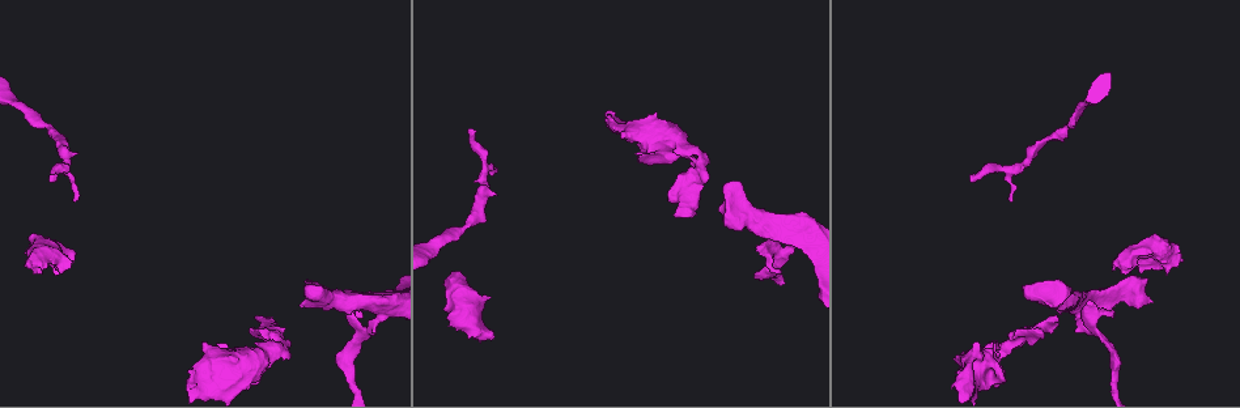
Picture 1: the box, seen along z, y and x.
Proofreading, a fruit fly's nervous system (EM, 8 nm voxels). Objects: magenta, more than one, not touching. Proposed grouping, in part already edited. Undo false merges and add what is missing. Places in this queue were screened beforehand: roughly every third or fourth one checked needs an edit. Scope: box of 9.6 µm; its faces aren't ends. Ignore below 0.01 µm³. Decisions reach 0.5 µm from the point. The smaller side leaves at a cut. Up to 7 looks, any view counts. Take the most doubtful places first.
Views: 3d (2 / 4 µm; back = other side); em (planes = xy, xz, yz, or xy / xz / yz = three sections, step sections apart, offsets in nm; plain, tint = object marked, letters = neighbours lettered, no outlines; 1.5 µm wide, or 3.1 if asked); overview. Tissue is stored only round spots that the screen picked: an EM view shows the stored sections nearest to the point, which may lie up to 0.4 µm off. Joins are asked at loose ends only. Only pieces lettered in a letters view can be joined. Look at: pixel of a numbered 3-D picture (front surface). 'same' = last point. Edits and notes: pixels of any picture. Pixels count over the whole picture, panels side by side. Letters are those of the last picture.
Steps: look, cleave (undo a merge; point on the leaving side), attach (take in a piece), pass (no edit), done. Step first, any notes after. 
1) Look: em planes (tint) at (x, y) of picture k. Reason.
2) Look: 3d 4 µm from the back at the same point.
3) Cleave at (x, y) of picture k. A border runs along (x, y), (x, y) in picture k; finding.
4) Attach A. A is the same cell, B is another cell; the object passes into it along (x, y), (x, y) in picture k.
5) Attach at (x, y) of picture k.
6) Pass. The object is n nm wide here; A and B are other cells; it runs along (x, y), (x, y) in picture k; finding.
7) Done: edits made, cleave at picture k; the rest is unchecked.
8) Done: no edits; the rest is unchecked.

Look: 3d 4 µm at (53, 176) of picture 1. An open end.

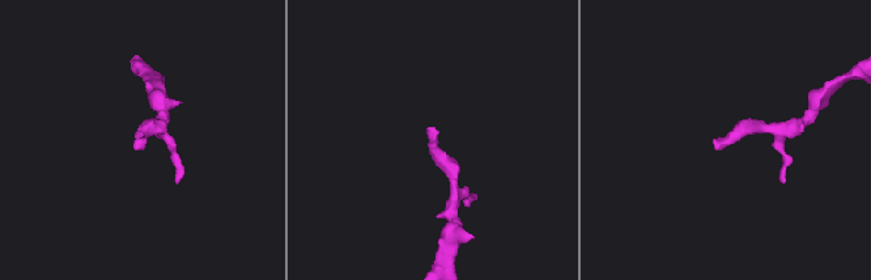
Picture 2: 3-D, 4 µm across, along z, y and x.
Look: em xy step 8 (letters) at (135, 146) of picture 2. Need the tissue.

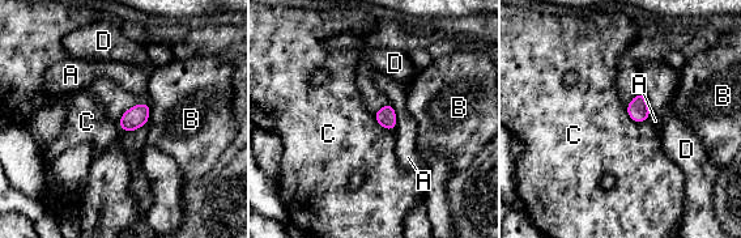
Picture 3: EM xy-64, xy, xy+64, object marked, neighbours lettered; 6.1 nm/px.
Pass. A, B, C and D are other cells; a border runs along (625, 106), (635, 122), (648, 119) in picture 3; none of them fits.

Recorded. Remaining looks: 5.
Look: em planes (tint) at (1056, 314) of picture 1. An open end.

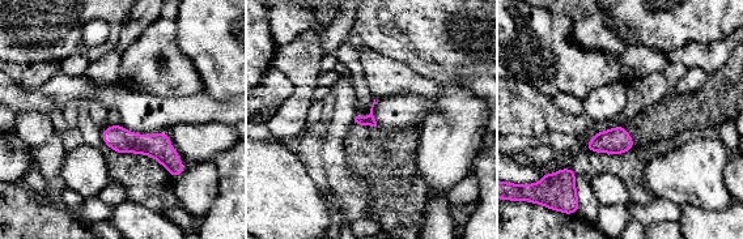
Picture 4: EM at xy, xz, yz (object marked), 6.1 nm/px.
Look: em planes (letters) at the same point.

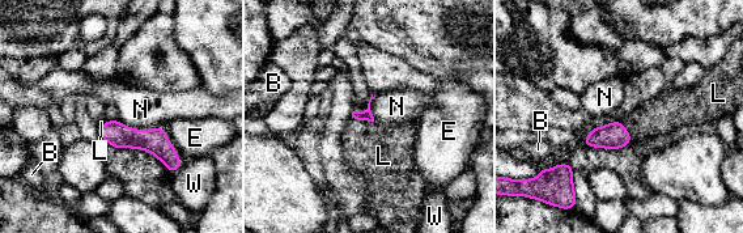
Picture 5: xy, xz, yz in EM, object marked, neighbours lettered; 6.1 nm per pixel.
Attach L. L is the same cell, B, E, N and W are other cells; it goes on there.

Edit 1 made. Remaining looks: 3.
Look: 3d 2 µm at (364, 330) of picture 1. Branch point.

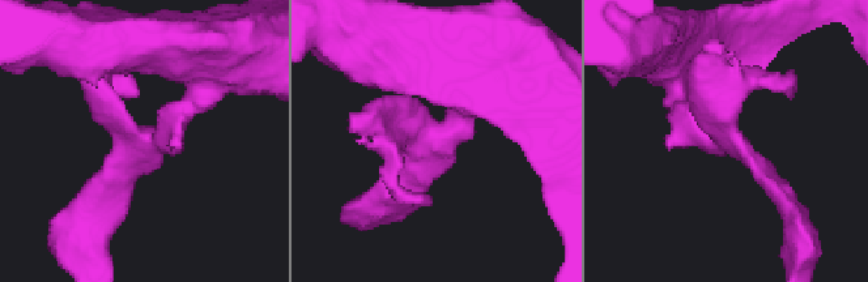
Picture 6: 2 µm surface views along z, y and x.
Look: em planes (tint) at (732, 142) of picture 6.

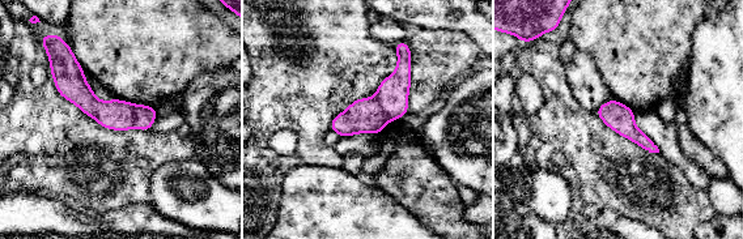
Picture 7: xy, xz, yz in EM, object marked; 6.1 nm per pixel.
Look: em planes (letters) at the same point. What lies round it.

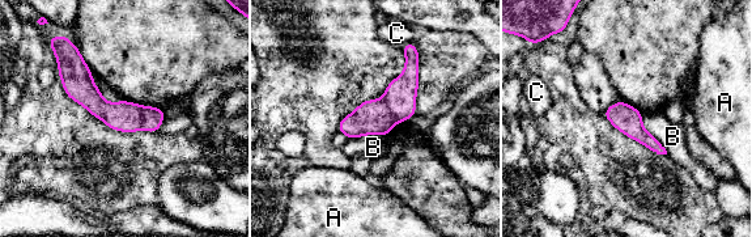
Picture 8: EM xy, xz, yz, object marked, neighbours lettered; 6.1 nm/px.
Cleave at (126, 117) of picture 8. The object is 170 nm wide here; A, B and C are other cells; the part that leaves runs along (73, 60), (77, 83), (139, 126) in picture 8; a second cell is stuck on.

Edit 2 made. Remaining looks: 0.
Done: edits made, attach at picture 5, cleave at picture 8; the rest is unchecked.

